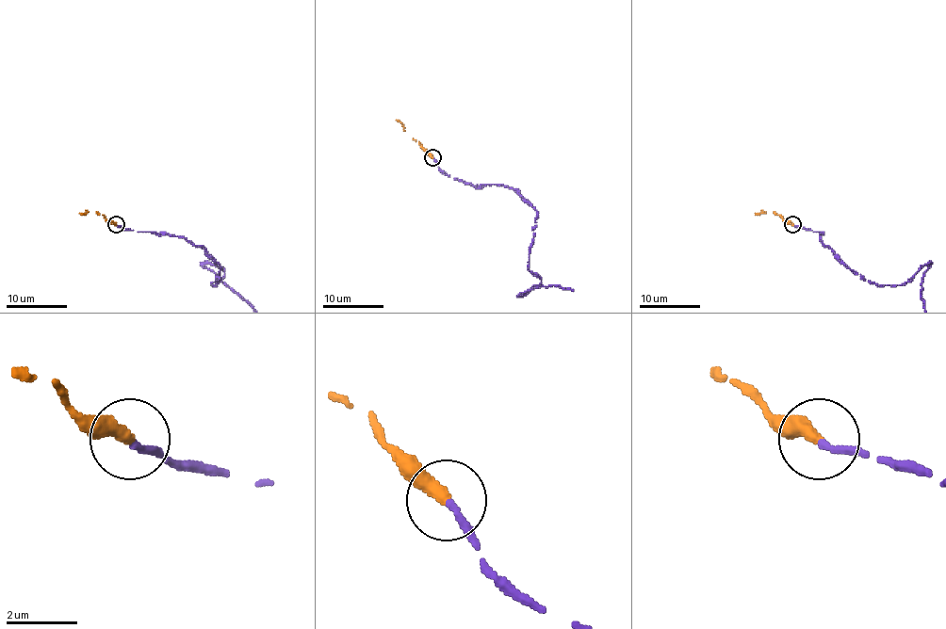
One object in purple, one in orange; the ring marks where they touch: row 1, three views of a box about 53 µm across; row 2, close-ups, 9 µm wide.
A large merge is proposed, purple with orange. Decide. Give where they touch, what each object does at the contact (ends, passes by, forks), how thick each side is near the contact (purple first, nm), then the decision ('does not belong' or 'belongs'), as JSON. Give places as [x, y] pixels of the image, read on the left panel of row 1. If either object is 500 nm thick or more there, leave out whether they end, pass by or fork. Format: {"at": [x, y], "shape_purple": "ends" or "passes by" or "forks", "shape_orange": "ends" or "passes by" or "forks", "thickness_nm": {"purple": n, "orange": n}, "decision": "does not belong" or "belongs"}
{"at": [116, 224], "shape_purple": "ends", "shape_orange": "ends", "thickness_nm": {"purple": 200, "orange": 400}, "decision": "belongs"}

